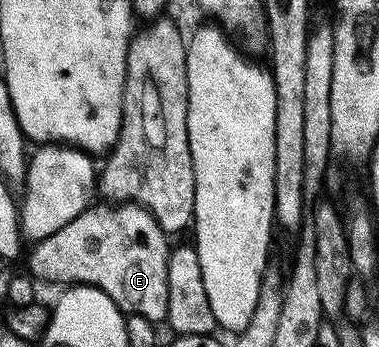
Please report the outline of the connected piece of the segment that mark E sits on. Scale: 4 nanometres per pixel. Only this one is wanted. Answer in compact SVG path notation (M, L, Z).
M99 203L79 213L62 231L54 231L46 239L31 246L27 272L37 282L57 281L60 287L93 285L101 289L125 314L145 317L160 323L168 316L166 311L166 263L170 252L169 234L140 205L131 203Z

